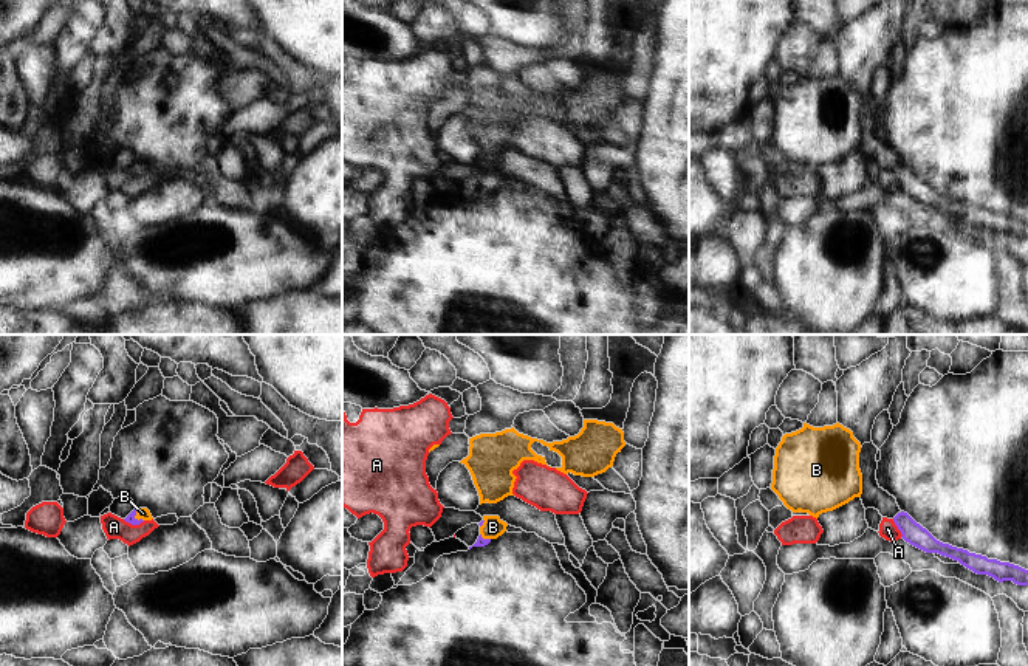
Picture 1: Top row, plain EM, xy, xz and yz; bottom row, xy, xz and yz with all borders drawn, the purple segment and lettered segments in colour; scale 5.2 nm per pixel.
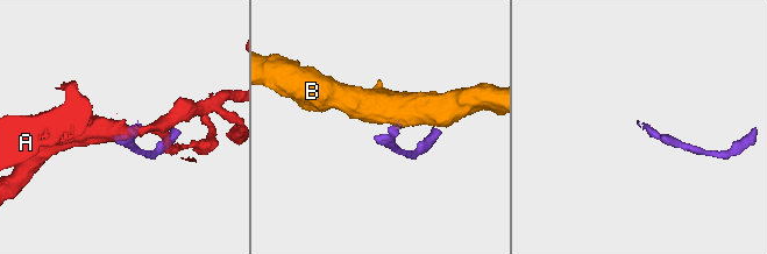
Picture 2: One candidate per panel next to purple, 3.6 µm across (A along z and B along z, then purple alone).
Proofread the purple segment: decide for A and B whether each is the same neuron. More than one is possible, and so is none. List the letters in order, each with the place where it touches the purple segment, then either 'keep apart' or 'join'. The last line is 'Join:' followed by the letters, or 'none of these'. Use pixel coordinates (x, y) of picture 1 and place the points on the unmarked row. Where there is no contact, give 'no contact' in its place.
A: contact xy (133, 177); keep apart
B: contact xy (135, 168); join
Join: B

